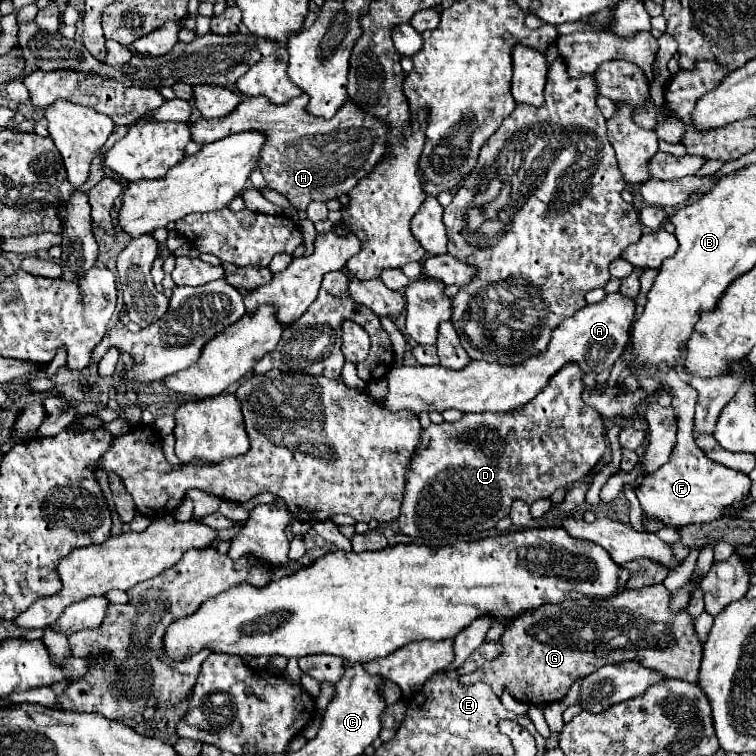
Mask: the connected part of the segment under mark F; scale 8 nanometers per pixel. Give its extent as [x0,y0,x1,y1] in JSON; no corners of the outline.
[635,369,751,529]

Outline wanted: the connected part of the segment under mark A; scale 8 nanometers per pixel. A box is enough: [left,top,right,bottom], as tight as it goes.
[383,293,635,413]

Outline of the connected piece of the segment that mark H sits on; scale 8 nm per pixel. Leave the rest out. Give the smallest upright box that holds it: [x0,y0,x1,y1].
[189,95,389,209]

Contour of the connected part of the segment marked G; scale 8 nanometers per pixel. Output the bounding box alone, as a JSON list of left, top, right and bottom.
[459,585,703,707]

